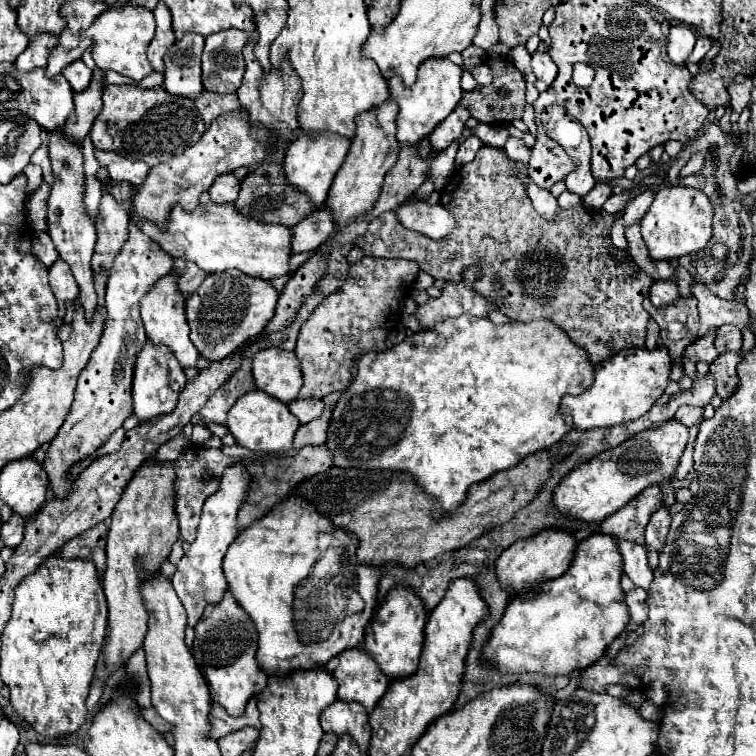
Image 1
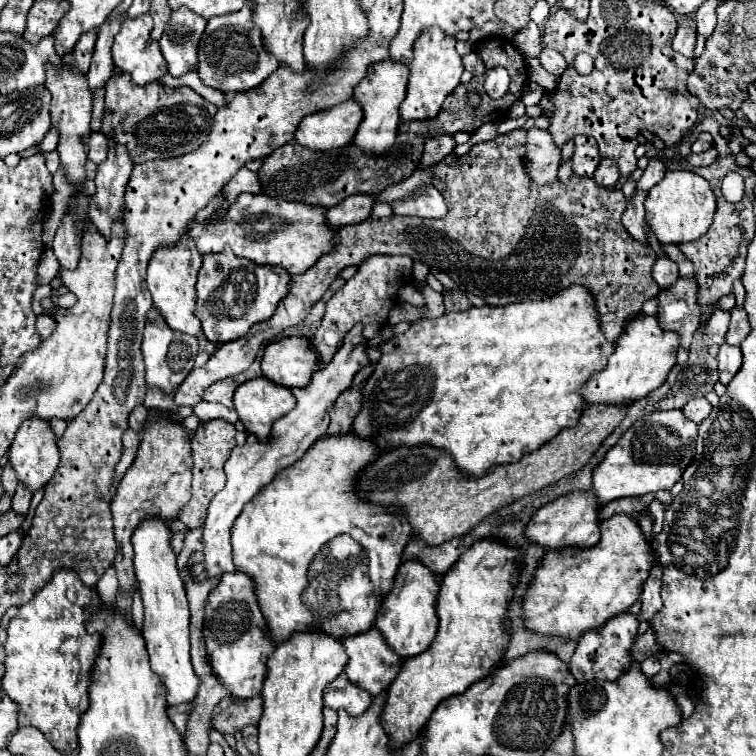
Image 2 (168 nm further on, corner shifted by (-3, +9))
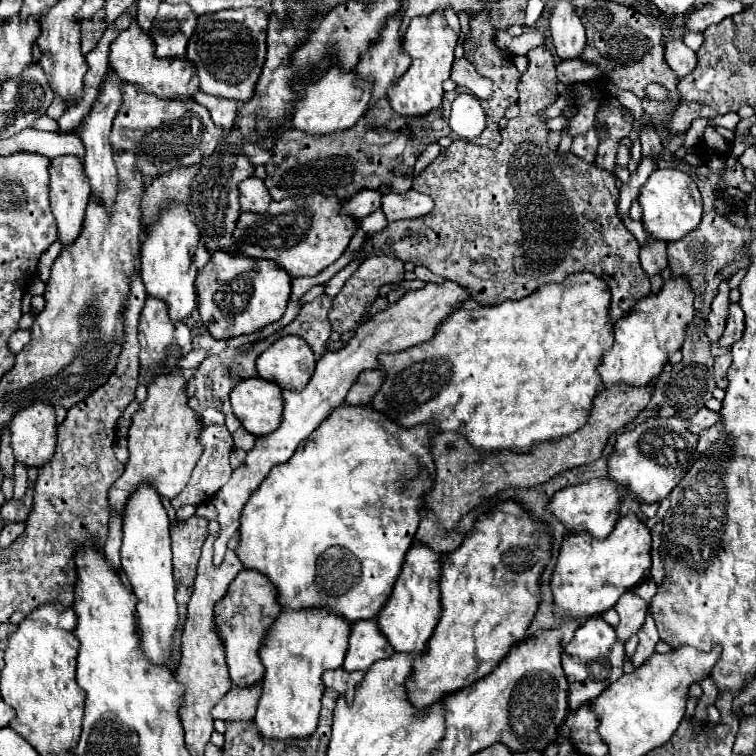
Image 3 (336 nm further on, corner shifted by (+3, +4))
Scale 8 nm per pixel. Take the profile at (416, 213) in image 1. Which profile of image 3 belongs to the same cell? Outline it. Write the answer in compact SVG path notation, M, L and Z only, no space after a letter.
M415 189L407 191L403 195L389 193L389 195L383 195L381 209L383 209L387 221L415 219L415 217L423 217L433 211L433 199Z

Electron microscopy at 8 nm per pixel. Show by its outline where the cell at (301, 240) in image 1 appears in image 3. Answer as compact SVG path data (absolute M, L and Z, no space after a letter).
M363 189L359 191L359 195L353 195L349 201L341 205L341 213L353 217L355 221L361 221L363 217L371 215L379 207L381 207L381 193Z

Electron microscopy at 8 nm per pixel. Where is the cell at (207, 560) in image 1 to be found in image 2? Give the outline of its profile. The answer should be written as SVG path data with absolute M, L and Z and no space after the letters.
M355 324L353 330L345 336L343 346L339 348L339 352L333 356L333 360L323 366L321 370L317 370L311 378L311 384L305 388L293 388L293 396L297 398L297 406L281 416L271 432L271 438L267 442L261 442L257 436L249 434L245 446L237 446L231 452L229 462L225 464L225 474L227 474L227 484L225 488L215 494L215 498L209 504L209 514L207 514L207 524L203 530L203 538L205 538L205 570L209 576L221 578L221 574L225 572L233 572L233 552L231 552L231 528L233 522L237 520L237 516L241 514L243 506L253 500L253 496L257 496L257 492L267 486L275 474L281 468L287 468L289 464L293 464L295 460L299 460L311 444L315 444L321 436L325 436L327 426L329 426L329 410L333 406L333 402L337 400L337 396L347 390L355 378L355 374L369 364L369 356L367 356L367 338L363 336L363 324Z

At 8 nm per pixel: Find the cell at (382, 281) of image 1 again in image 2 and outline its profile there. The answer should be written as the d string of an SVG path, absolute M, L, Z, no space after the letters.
M373 256L367 258L355 272L355 276L351 280L345 282L343 288L339 288L333 298L327 302L325 308L325 316L323 322L313 338L313 350L319 354L321 364L327 366L331 362L331 358L335 356L335 352L341 348L341 342L345 338L345 334L357 324L363 322L365 326L365 336L373 338L379 332L379 324L383 326L387 322L389 310L393 308L395 300L397 300L397 290L401 286L401 278L403 274L407 274L409 282L411 282L411 264L413 260L409 256Z

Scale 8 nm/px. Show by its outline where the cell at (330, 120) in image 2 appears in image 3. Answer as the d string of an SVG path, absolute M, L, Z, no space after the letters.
M331 67L327 75L307 87L305 99L301 99L295 107L291 127L309 135L333 135L337 131L347 131L361 119L369 105L369 99L371 83L355 79L355 73L343 73L337 67Z

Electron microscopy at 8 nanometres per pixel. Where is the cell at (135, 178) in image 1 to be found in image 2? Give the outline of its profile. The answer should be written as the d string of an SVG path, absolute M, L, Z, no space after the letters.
M91 132L89 138L85 138L85 144L89 146L87 158L95 164L101 164L107 154L107 138L103 132Z

